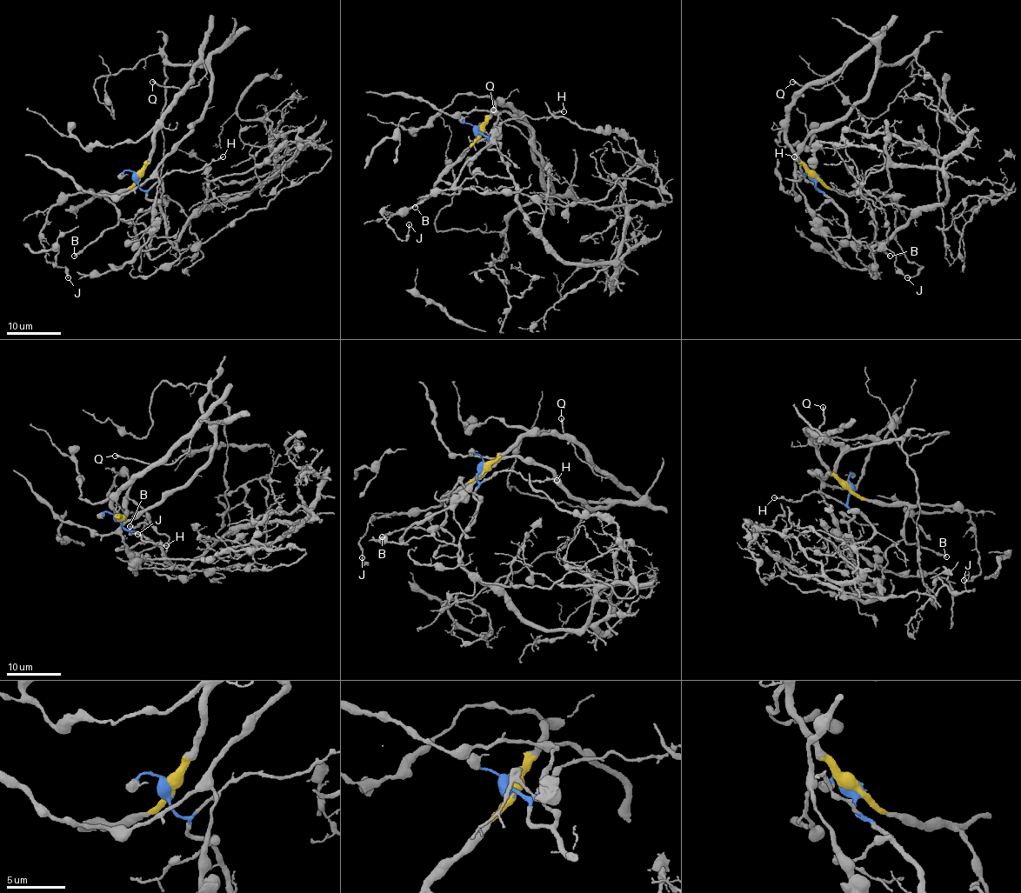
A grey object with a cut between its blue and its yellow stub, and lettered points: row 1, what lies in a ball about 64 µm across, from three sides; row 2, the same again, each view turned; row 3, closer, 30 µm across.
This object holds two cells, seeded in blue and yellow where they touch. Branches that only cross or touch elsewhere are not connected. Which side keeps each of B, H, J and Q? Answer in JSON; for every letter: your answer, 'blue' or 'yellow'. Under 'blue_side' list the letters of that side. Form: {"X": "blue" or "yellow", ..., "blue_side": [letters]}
{"B": "yellow", "H": "blue", "J": "yellow", "Q": "yellow", "blue_side": ["H"]}

